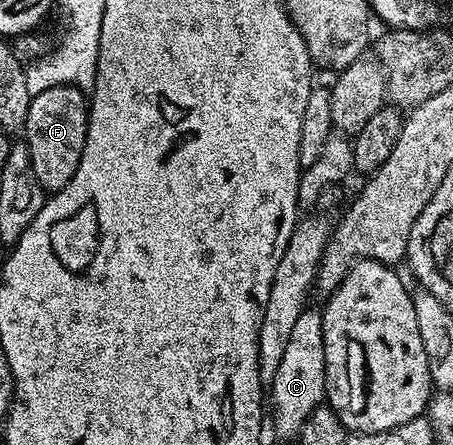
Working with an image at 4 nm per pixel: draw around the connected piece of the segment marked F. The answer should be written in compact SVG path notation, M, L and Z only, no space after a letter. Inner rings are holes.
M74 86L48 88L46 92L32 95L30 112L26 112L26 124L22 140L28 145L30 164L36 183L46 192L66 188L78 172L78 160L82 160L82 148L88 135L88 106L86 98Z

